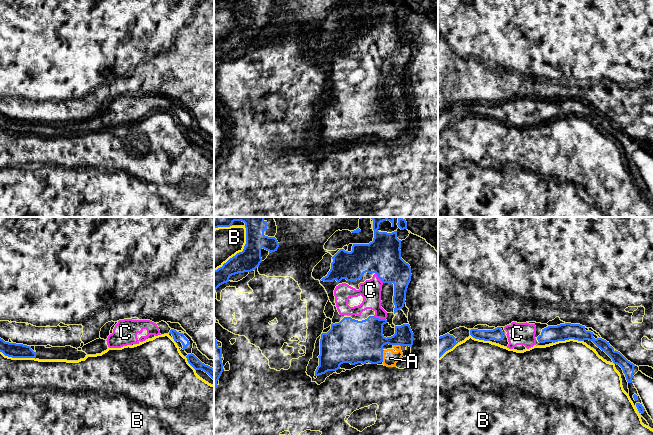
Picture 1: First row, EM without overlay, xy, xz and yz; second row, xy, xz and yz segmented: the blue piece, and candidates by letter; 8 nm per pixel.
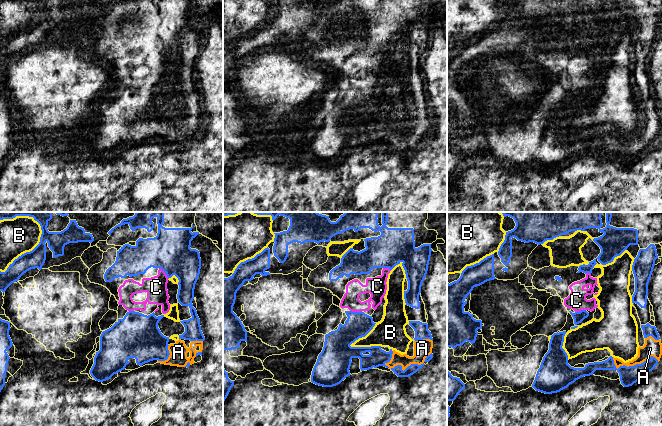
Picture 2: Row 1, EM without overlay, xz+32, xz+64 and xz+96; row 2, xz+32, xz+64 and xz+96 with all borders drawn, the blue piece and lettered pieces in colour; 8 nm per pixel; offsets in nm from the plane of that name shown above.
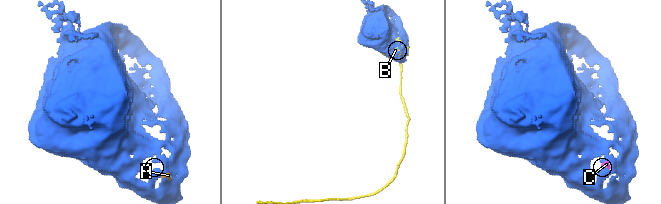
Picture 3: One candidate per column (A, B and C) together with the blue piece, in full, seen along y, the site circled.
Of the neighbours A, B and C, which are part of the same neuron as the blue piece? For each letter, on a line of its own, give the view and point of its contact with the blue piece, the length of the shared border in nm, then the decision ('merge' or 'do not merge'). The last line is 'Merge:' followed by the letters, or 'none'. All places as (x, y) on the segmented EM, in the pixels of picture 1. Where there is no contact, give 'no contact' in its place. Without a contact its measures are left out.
A: contact xz (382, 356); length 100 nm; merge
B: contact xz (240, 252); length 440 nm; do not merge
C: contact xz (379, 319); length 110 nm; merge
Merge: A, C

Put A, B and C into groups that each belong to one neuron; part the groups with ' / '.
A C / B

